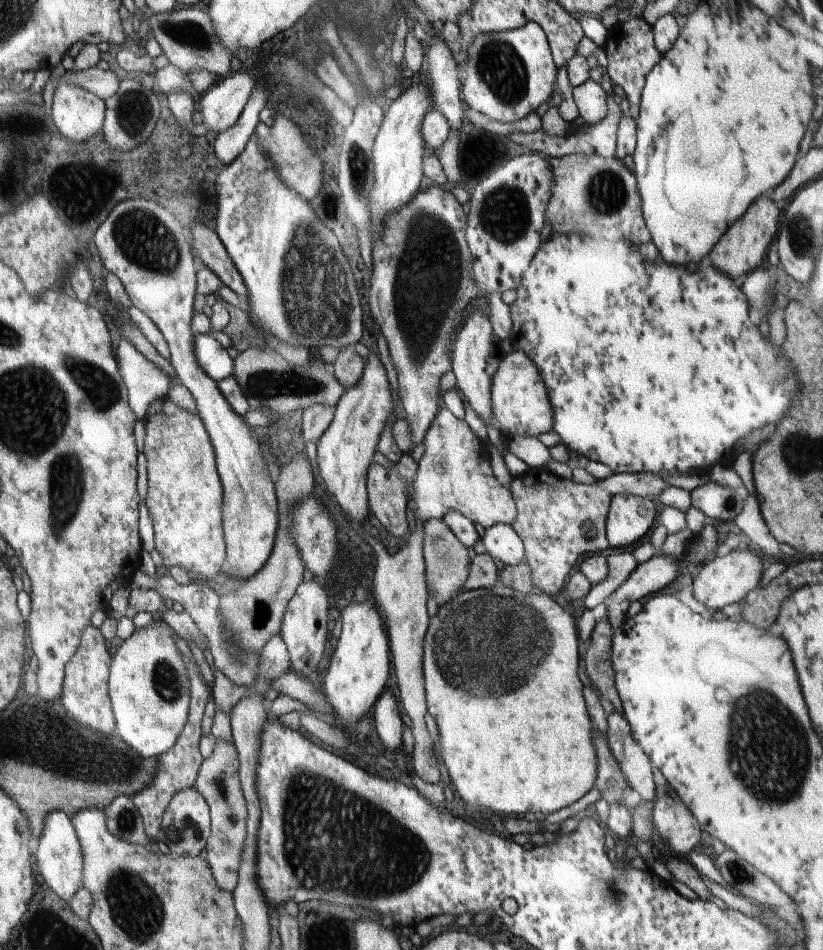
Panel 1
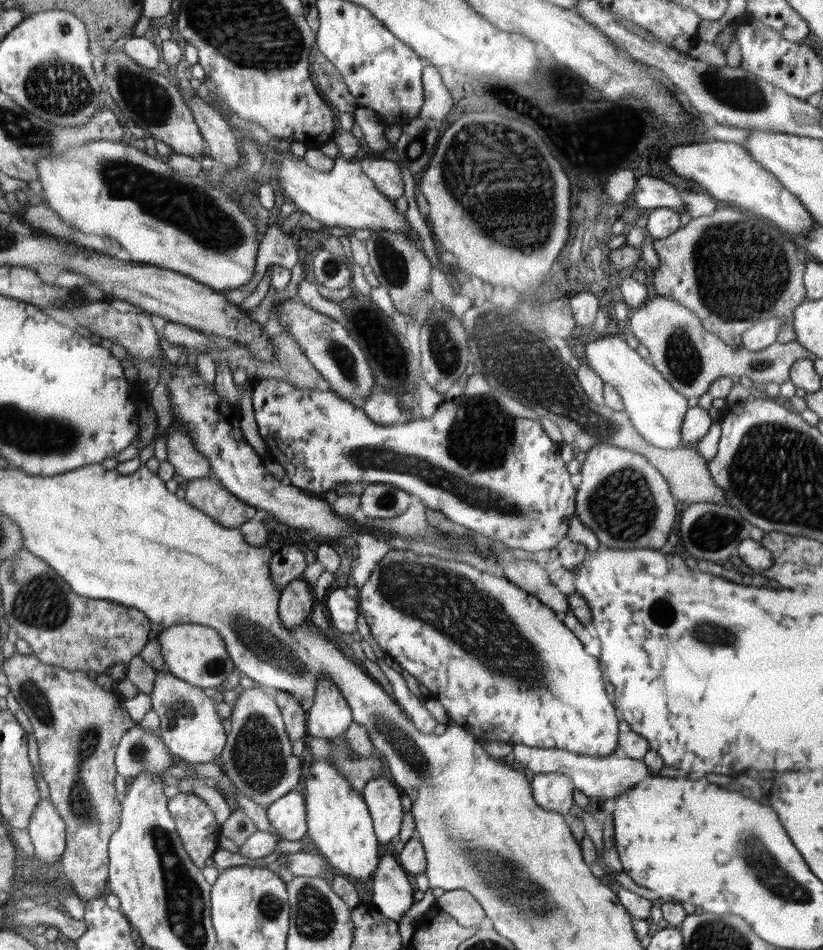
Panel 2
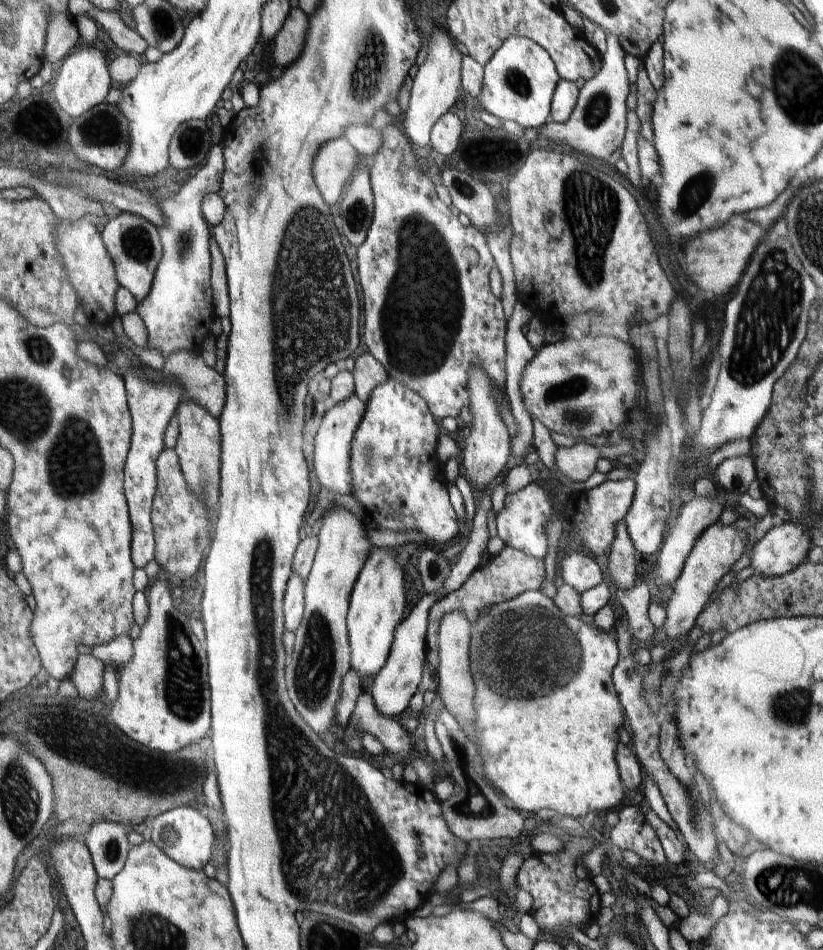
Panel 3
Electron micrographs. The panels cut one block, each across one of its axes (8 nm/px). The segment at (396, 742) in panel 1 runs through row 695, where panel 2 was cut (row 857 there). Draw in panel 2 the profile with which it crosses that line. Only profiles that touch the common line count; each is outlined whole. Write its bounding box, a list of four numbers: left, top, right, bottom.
[369,855,415,924]

